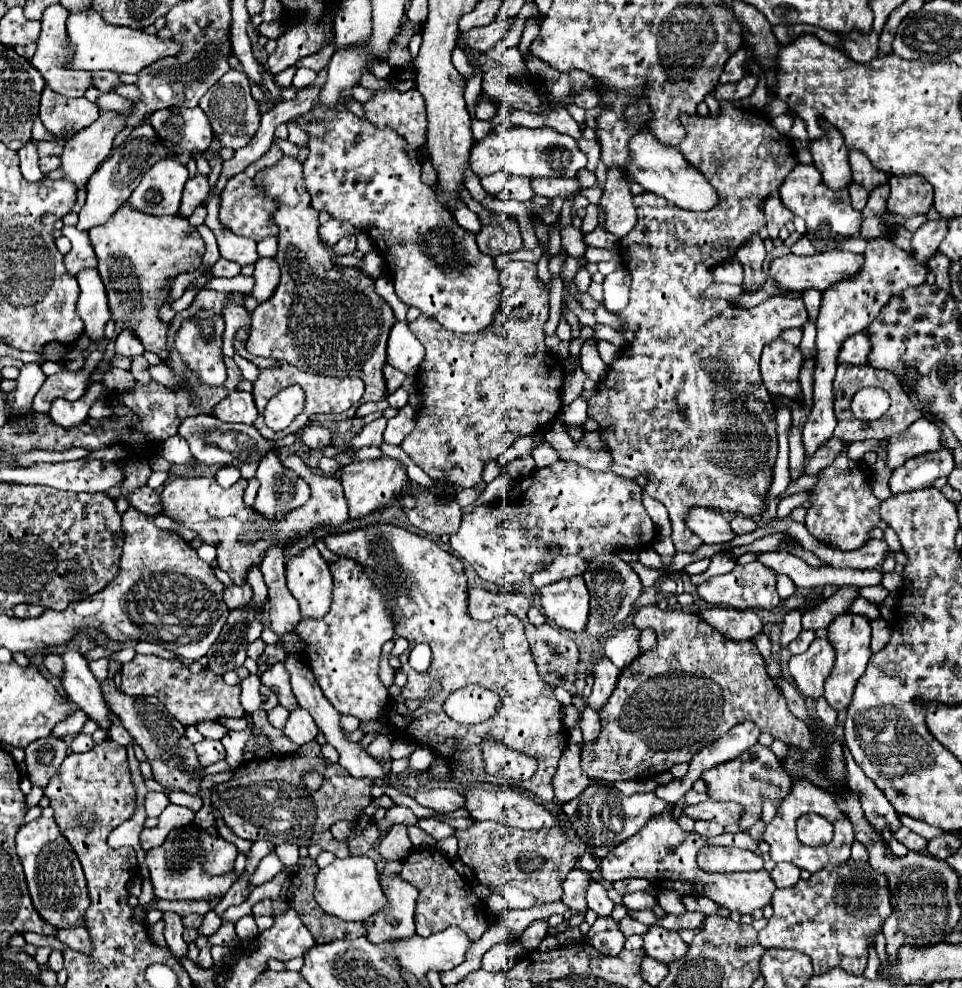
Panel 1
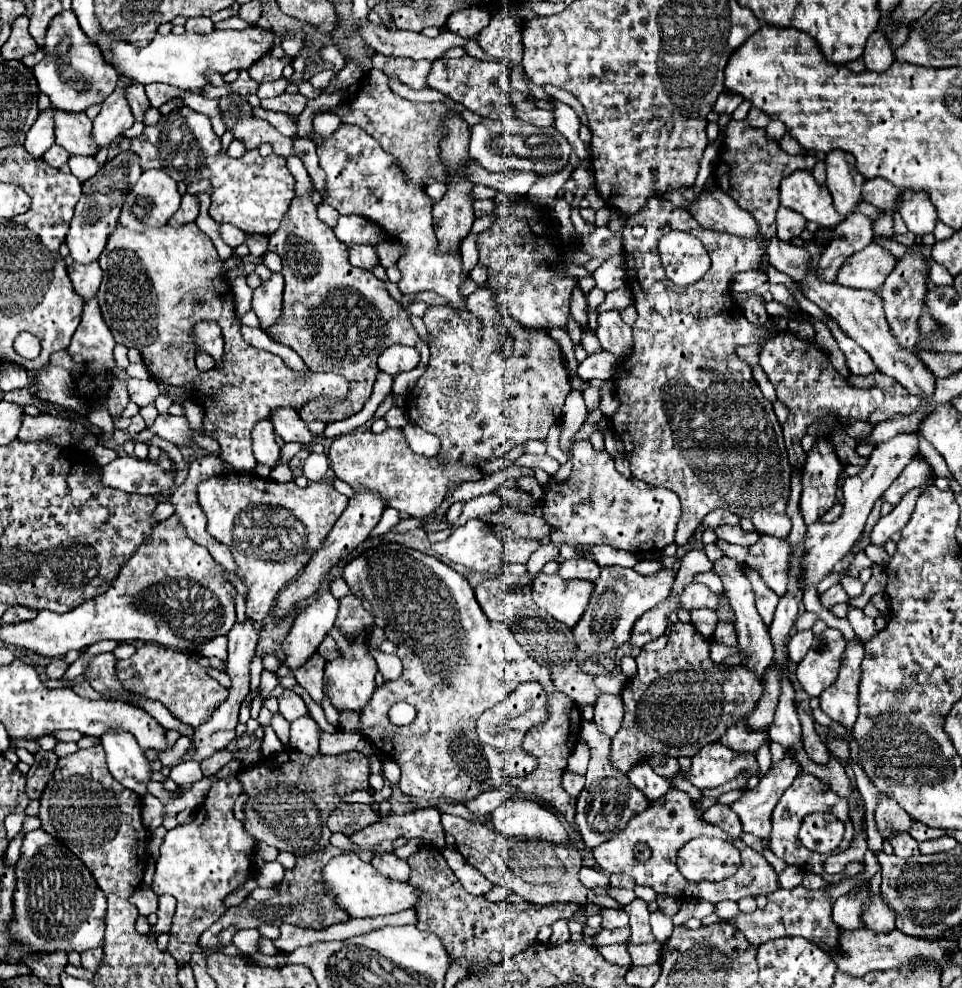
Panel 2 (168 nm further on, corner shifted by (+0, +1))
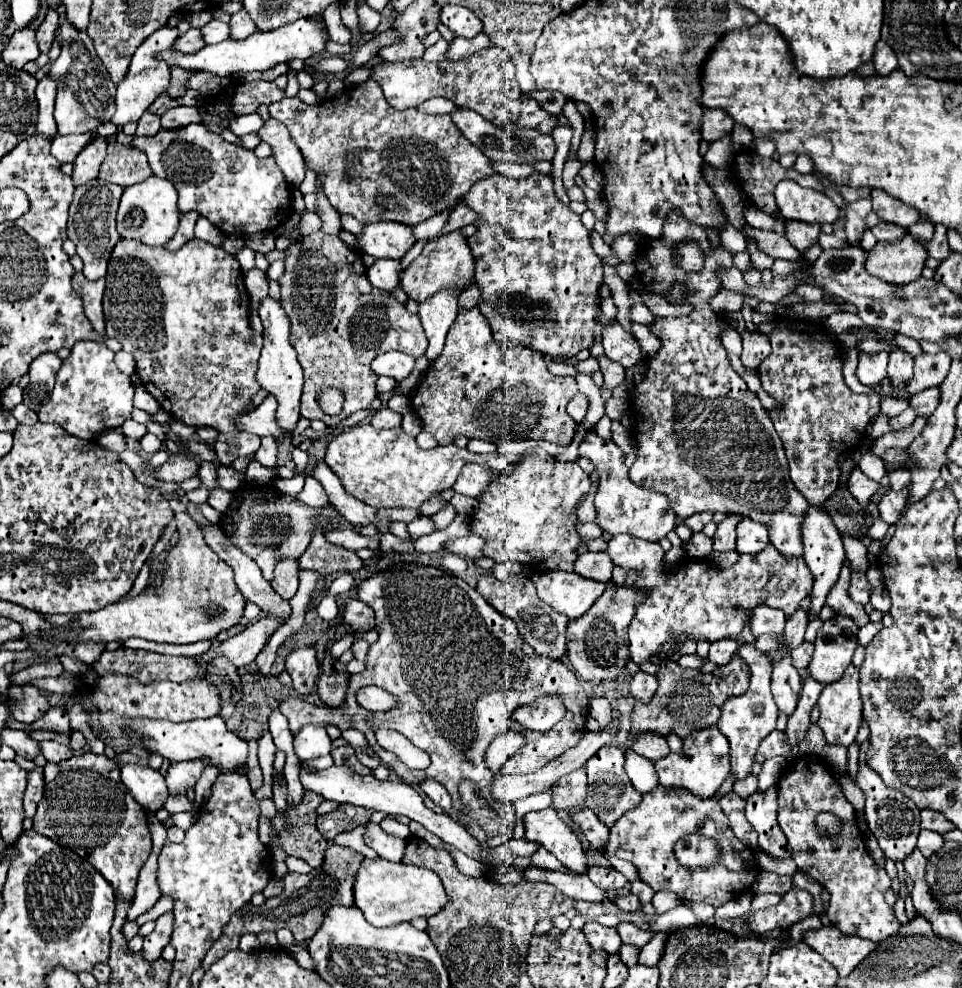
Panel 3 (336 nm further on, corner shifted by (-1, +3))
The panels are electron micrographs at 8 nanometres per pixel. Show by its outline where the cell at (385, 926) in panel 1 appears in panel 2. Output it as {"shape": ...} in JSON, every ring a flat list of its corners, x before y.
{"shape":[[376,852,374,858,372,858,372,866,392,878,392,880,402,880,402,882,408,882,408,874,410,874,410,868,406,864,406,860,400,860,394,852]]}

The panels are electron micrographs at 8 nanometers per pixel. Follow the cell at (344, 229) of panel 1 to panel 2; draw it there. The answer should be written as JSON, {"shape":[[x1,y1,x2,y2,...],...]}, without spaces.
{"shape":[[340,216,334,228,334,234,344,244,370,244,376,246,378,242,386,240,384,234,374,226,368,218,360,216]]}

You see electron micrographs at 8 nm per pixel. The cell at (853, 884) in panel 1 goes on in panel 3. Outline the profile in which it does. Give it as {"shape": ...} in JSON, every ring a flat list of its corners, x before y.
{"shape":[[791,888,791,892,783,894,777,906,765,910,751,910,737,918,717,918,715,926,727,930,735,936,761,936,775,928,791,928,793,924,815,916,813,896,807,890]]}

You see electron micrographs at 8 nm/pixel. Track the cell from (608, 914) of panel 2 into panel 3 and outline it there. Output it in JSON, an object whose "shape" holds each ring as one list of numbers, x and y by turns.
{"shape":[[619,922,617,930,619,930,621,940,623,940,625,944,633,944,633,946,637,946,637,948,643,948,643,946,651,940,651,934,649,934,647,930,641,930,639,926,635,926,635,924,631,924,631,922]]}

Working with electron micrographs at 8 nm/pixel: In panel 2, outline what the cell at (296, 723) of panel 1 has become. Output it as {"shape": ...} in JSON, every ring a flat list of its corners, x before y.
{"shape":[[302,716,290,724,290,748,304,754,320,752,320,728,310,716]]}

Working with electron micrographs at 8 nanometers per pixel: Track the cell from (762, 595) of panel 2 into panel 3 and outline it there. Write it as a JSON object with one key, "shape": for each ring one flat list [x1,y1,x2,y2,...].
{"shape":[[765,604,755,606,755,610,753,610,753,622,751,622,753,636,779,634,779,632,783,632,783,626,785,626,785,612,783,610,769,608]]}

